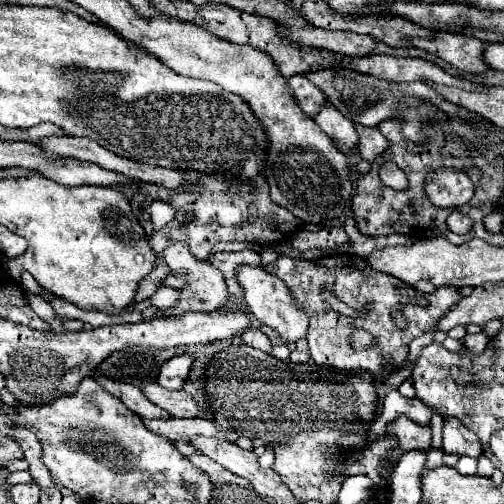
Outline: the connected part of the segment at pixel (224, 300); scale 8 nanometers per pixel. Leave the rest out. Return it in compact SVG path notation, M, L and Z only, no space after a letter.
M174 242L172 246L168 246L162 252L162 258L168 264L170 274L186 278L186 284L184 284L184 288L180 288L182 298L178 300L178 304L172 306L172 308L158 310L160 316L178 316L178 314L184 314L188 310L192 310L192 312L212 312L212 310L218 310L218 308L226 308L226 304L228 304L228 290L226 290L224 278L210 262L196 260L194 254L188 250L188 246L184 242Z

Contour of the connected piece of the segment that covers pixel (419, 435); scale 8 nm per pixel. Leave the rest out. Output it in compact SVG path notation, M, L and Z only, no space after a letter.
M398 418L388 428L388 434L394 434L398 438L398 448L392 450L385 458L390 466L394 466L400 460L400 456L408 450L428 450L430 438L432 438L432 428L420 426L420 424L412 422L410 418Z

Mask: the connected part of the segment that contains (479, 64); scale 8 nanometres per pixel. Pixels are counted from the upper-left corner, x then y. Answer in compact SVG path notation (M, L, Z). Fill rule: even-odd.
M436 32L432 38L408 38L408 46L422 48L446 60L464 74L484 74L488 70L488 66L482 62L482 50L486 44L464 34Z

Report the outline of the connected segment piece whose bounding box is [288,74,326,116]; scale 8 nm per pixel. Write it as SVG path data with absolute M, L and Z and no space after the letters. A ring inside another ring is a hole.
M296 74L296 76L290 76L288 78L288 86L292 88L300 108L308 114L308 116L314 116L316 110L320 110L320 106L324 104L324 94L320 94L322 90L318 86L314 86L306 76L302 74Z

